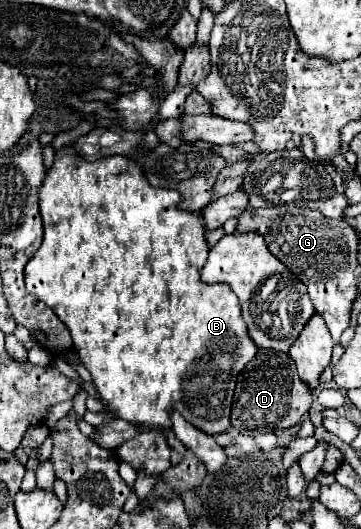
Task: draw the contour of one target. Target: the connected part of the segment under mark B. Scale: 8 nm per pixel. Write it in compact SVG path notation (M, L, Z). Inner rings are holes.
M63 148L55 154L55 162L51 170L47 172L43 186L39 190L39 208L43 216L43 228L45 228L45 238L41 248L33 254L33 258L25 266L25 284L31 294L35 294L39 300L43 300L63 324L69 326L71 338L73 338L73 348L79 354L81 364L89 370L95 390L101 396L101 402L105 404L105 412L113 414L115 418L127 420L135 426L141 428L159 428L167 430L171 428L171 412L179 412L191 426L197 430L203 430L209 436L223 434L229 428L229 412L231 412L231 400L233 400L233 390L235 390L235 378L243 370L243 366L255 356L257 346L251 342L247 334L247 326L243 324L241 318L241 308L239 302L233 294L233 290L227 284L203 284L199 270L207 262L209 246L205 242L205 230L203 230L203 220L197 212L187 212L177 208L179 194L175 190L161 190L153 188L147 178L143 176L143 170L139 170L139 164L135 160L123 158L123 156L109 156L97 162L85 162L75 154L73 148ZM213 348L217 350L229 350L229 358L203 358L211 356Z

